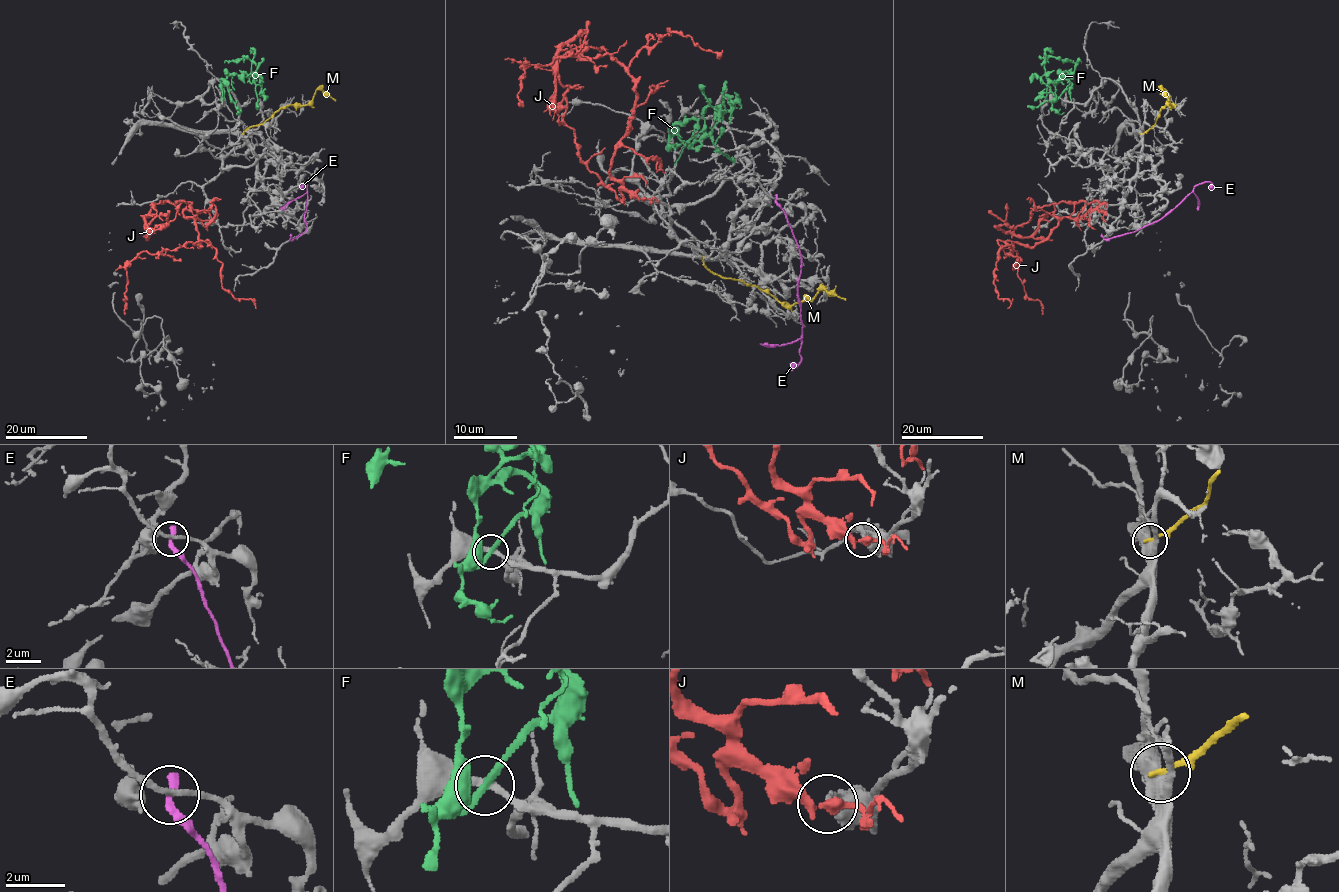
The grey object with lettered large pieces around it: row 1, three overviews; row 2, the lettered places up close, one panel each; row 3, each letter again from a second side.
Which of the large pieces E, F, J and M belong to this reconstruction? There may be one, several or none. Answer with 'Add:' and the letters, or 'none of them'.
Add: none of them

